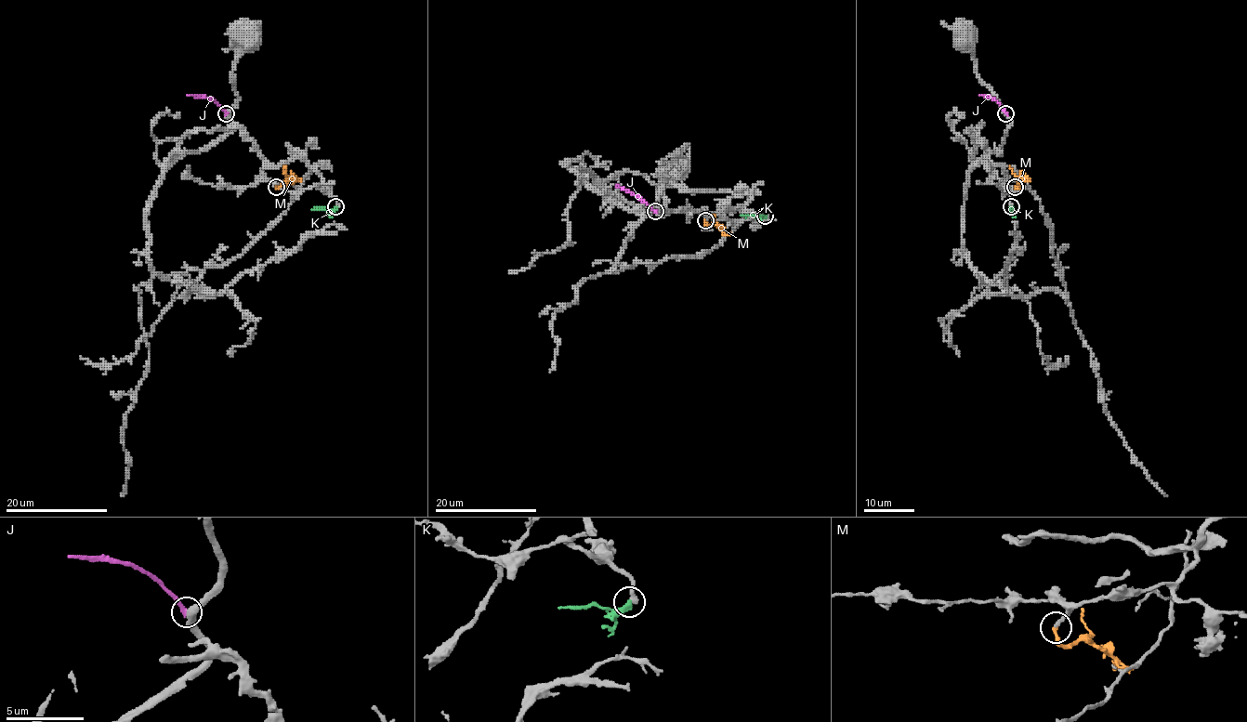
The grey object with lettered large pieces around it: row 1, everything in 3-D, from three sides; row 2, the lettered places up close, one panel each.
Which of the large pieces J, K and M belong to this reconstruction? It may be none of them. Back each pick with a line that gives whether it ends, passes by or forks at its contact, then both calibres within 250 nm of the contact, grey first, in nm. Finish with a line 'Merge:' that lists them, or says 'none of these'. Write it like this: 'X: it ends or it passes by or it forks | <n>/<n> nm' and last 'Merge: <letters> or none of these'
M: it ends | 240/260 nm
Merge: M

